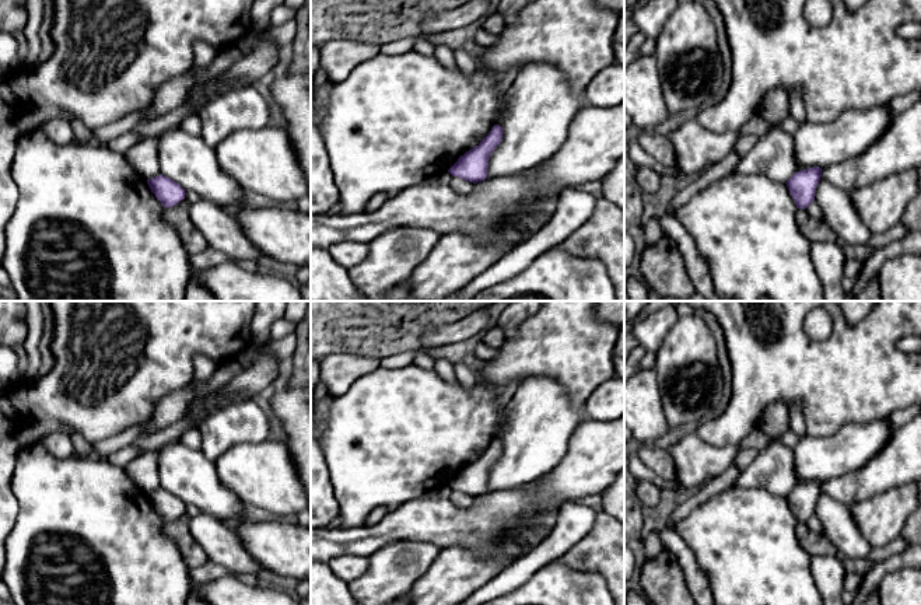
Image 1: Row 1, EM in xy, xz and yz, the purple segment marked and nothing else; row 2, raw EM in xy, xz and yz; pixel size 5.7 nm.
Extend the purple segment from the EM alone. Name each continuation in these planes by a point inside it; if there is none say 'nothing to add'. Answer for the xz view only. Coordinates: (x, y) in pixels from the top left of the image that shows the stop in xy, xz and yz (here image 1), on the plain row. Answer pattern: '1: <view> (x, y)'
nothing to add

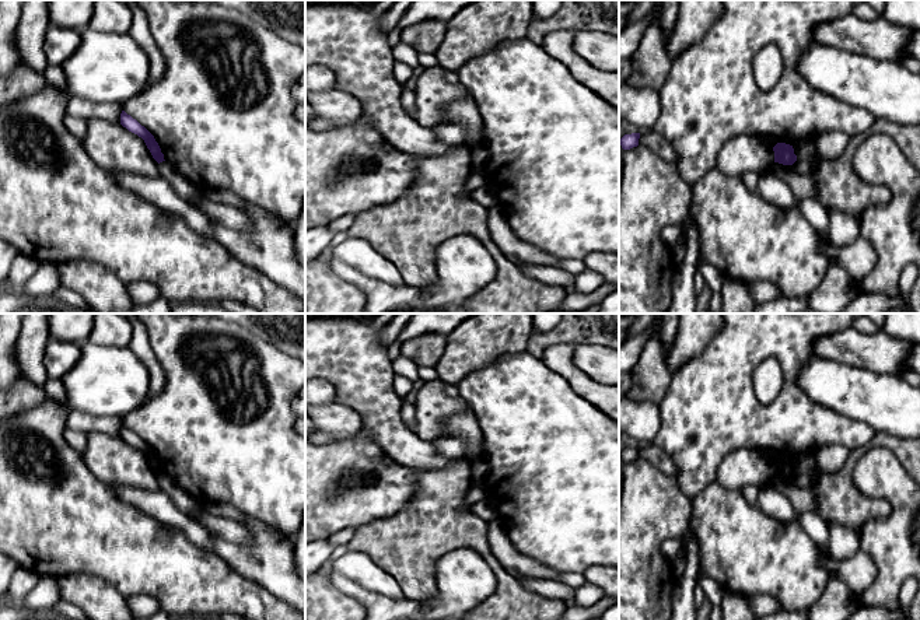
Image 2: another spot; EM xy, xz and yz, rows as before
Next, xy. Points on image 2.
nothing to add

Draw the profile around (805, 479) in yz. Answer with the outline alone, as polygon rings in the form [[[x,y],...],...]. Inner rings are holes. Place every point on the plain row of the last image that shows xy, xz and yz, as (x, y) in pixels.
[[[816,466],[815,469],[805,472],[805,473],[797,473],[793,477],[793,483],[798,487],[809,487],[812,486],[812,481],[821,476],[821,470]]]

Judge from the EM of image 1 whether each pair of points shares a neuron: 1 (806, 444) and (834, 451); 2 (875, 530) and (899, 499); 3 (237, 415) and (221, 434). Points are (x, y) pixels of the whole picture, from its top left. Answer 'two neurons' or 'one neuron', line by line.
1: one neuron
2: one neuron
3: one neuron

